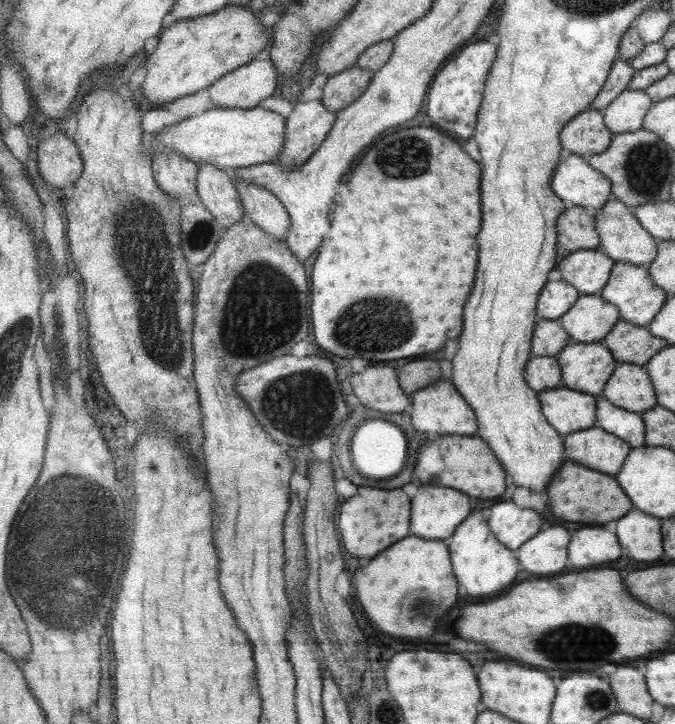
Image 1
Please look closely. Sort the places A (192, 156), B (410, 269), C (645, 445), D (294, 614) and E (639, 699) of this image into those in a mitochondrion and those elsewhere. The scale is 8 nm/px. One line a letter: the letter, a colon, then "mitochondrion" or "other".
A: other
B: other
C: other
D: other
E: other

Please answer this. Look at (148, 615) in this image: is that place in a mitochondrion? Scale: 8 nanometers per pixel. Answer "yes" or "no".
no

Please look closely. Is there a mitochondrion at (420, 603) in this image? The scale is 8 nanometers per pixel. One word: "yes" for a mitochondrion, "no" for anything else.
yes

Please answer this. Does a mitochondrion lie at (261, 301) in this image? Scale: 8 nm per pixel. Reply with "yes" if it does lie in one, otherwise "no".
yes

